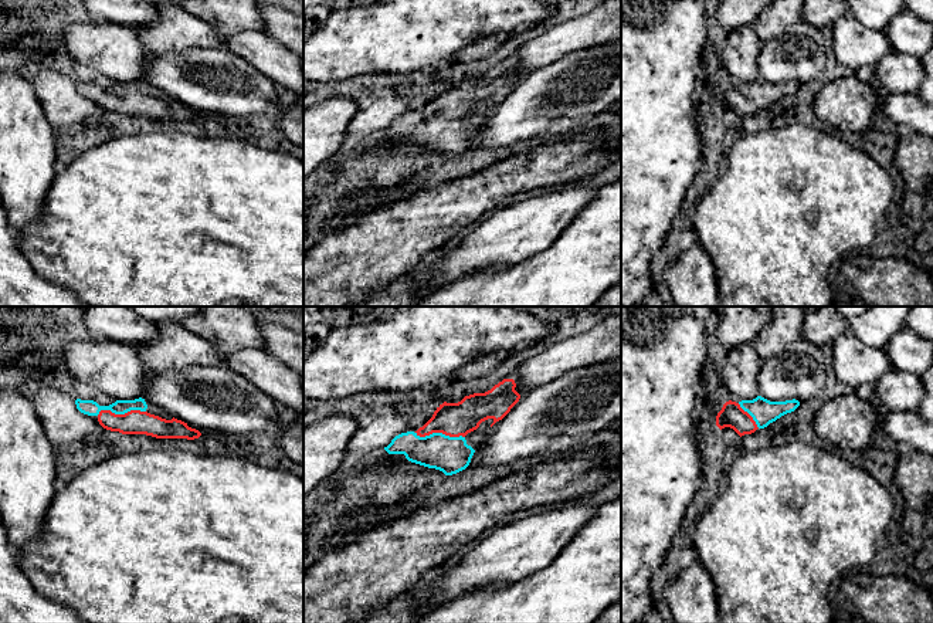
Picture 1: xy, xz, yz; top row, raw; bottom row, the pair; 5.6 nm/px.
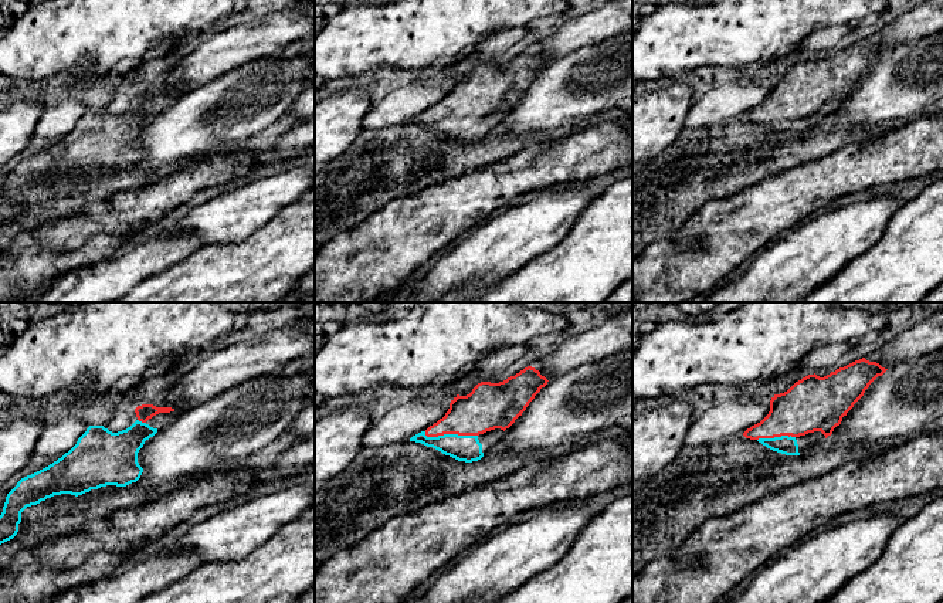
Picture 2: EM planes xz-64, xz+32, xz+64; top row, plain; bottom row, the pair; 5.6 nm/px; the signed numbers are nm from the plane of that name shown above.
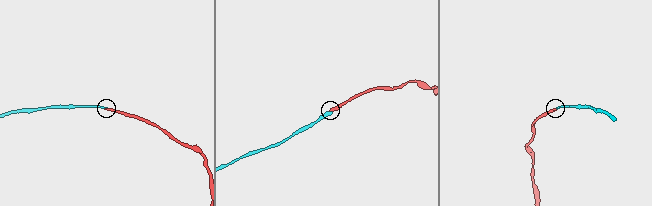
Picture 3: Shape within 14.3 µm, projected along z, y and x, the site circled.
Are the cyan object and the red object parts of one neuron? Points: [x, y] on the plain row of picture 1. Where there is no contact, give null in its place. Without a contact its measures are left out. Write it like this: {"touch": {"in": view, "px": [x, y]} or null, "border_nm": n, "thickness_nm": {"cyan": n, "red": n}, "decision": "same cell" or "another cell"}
{"touch": {"in": "xz", "px": [440, 115]}, "border_nm": 280, "thickness_nm": {"cyan": 200, "red": 190}, "decision": "same cell"}

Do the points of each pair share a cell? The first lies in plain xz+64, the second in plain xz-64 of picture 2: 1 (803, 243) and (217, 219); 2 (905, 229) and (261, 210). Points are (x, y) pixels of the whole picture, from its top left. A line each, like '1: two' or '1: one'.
1: one
2: two

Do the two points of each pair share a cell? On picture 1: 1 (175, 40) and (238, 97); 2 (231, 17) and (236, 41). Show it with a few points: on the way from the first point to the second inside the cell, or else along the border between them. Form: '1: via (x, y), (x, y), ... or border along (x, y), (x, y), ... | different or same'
1: border along (219, 46), (153, 53) | different
2: border along (264, 31), (238, 31), (224, 36) | different

